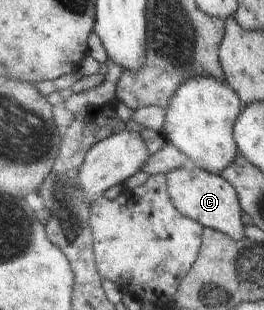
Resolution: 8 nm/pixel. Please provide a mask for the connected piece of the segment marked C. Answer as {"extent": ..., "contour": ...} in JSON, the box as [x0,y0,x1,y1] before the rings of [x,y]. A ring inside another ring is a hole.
{"extent":[166,164,247,240],"contour":[[[195,164],[193,167],[177,168],[166,176],[170,202],[183,215],[205,227],[222,231],[234,240],[245,236],[244,227],[247,220],[239,205],[237,192],[222,175],[208,172]]]}

